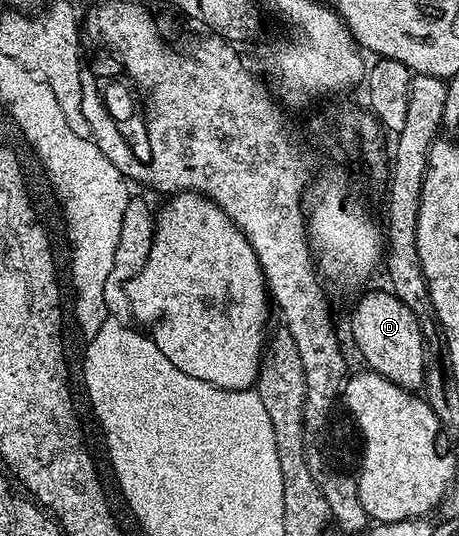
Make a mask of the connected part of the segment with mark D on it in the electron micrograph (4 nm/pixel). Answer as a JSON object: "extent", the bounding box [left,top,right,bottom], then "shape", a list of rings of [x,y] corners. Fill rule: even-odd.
{"extent":[349,289,425,391],"shape":[[[388,289],[369,291],[353,310],[353,319],[349,326],[353,329],[353,342],[361,353],[364,365],[374,370],[379,376],[391,380],[391,384],[399,384],[404,390],[420,391],[425,384],[425,337],[415,320],[415,312],[403,304]]]}

